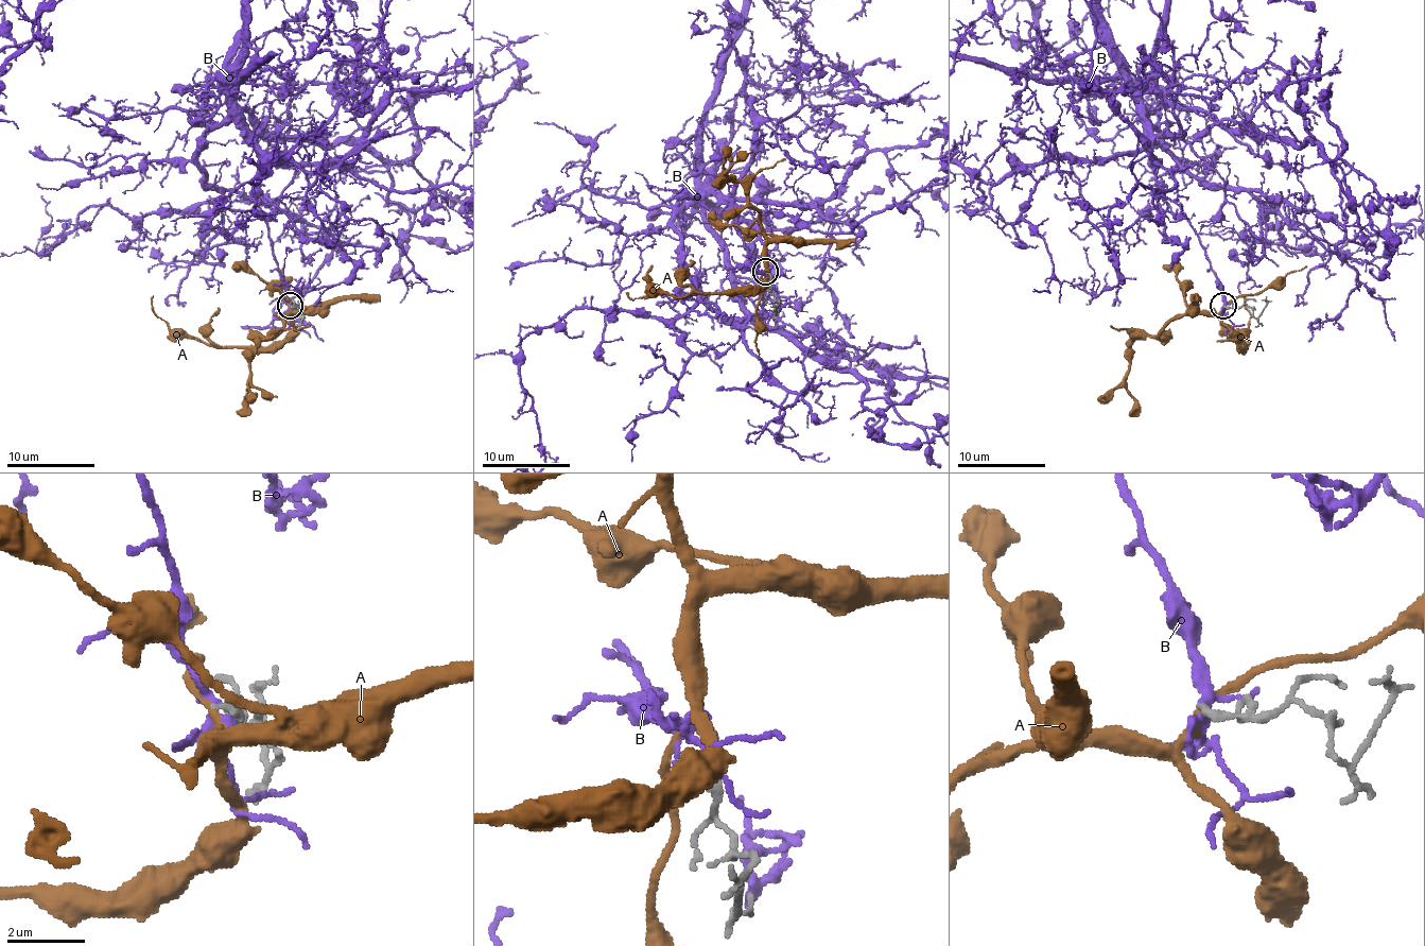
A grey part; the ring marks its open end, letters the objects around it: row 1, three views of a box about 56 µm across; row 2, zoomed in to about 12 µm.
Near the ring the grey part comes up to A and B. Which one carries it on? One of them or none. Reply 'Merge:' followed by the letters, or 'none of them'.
Merge: B

